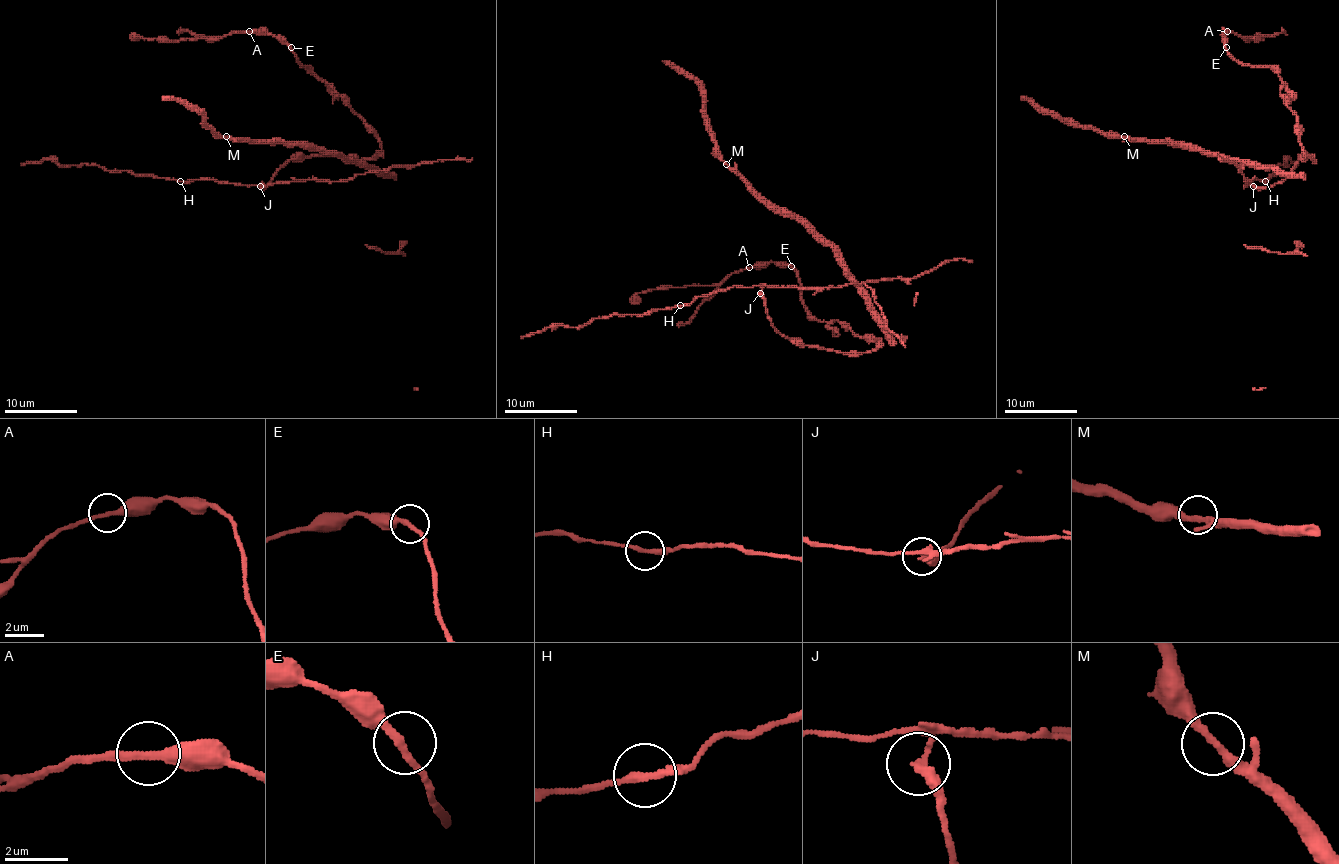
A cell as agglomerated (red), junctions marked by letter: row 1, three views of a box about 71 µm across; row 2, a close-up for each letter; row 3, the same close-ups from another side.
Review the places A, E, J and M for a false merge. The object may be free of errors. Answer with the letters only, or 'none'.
J

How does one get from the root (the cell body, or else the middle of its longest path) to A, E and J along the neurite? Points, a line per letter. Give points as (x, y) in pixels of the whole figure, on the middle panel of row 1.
A: (773, 325), (842, 353), (871, 353), (881, 342), (836, 320), (818, 322), (789, 266), (749, 267)
E: (773, 325), (791, 340), (842, 353), (871, 353), (881, 342), (860, 338), (836, 320), (818, 322), (791, 266)
J: (773, 325), (767, 316), (766, 298), (760, 293)

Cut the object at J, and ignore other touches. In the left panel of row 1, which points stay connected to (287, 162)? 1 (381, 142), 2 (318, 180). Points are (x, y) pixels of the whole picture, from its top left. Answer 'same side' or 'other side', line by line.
1: same side
2: other side

